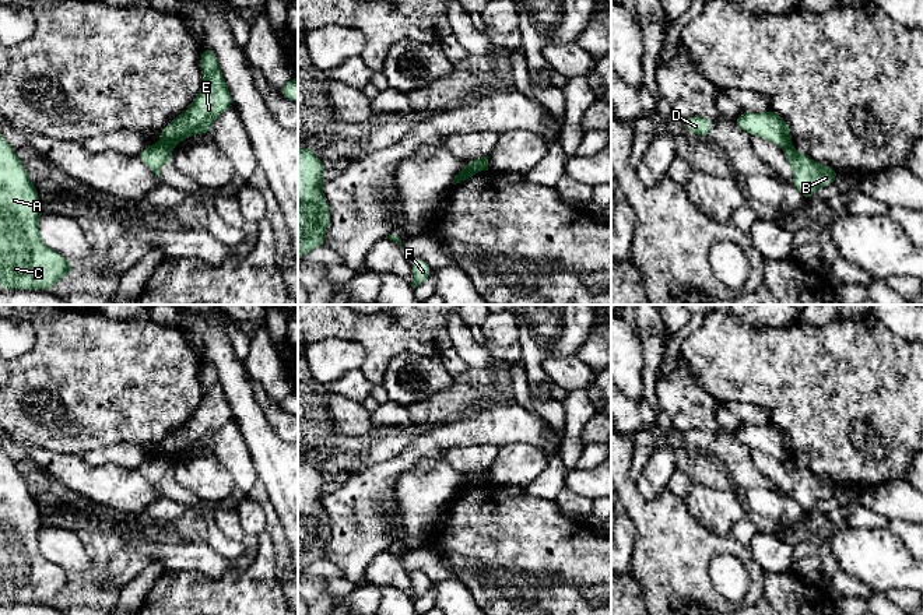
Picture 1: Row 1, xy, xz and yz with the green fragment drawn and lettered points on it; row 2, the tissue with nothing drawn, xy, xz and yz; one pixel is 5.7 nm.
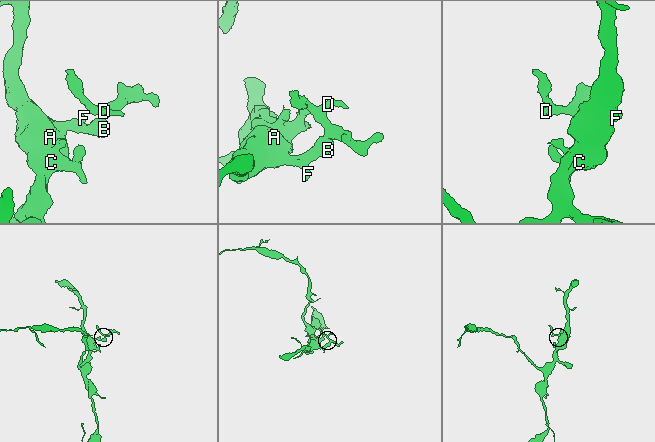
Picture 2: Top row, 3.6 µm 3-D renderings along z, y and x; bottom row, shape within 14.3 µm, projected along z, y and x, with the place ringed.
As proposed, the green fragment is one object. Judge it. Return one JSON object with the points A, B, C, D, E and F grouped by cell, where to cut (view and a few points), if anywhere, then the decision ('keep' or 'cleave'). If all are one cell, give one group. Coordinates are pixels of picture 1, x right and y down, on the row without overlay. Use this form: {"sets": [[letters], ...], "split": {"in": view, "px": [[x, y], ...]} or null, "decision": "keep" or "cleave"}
{"sets": [["A", "B", "C", "F"], ["D", "E"]], "split": {"in": "xy", "px": [[158, 456], [171, 461]]}, "decision": "cleave"}

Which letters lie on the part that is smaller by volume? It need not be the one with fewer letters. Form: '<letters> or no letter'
D, E

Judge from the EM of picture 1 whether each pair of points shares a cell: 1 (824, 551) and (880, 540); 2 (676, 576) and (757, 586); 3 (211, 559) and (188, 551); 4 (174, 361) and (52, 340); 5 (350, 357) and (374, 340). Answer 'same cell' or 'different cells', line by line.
1: different cells
2: same cell
3: same cell
4: same cell
5: different cells

